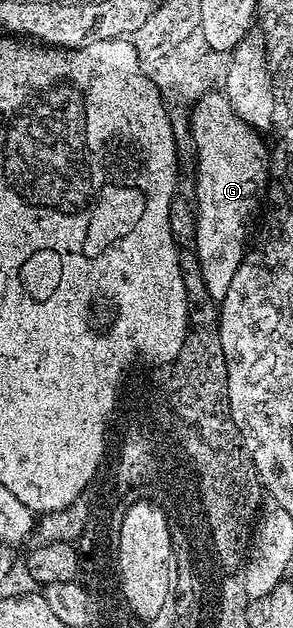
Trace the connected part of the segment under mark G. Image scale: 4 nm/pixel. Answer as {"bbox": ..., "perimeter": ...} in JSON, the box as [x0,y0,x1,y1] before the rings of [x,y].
{"bbox":[191,92,271,304],"perimeter":[[[221,92],[205,94],[192,107],[191,137],[197,141],[197,146],[201,146],[201,186],[195,192],[197,212],[195,249],[207,292],[213,301],[219,304],[227,296],[227,290],[231,288],[231,279],[235,277],[235,272],[239,272],[239,264],[245,259],[245,251],[250,245],[251,231],[254,229],[255,219],[258,217],[259,207],[262,205],[263,195],[271,177],[271,150],[268,145],[265,147],[265,142],[261,139],[264,137],[239,118]]]}

